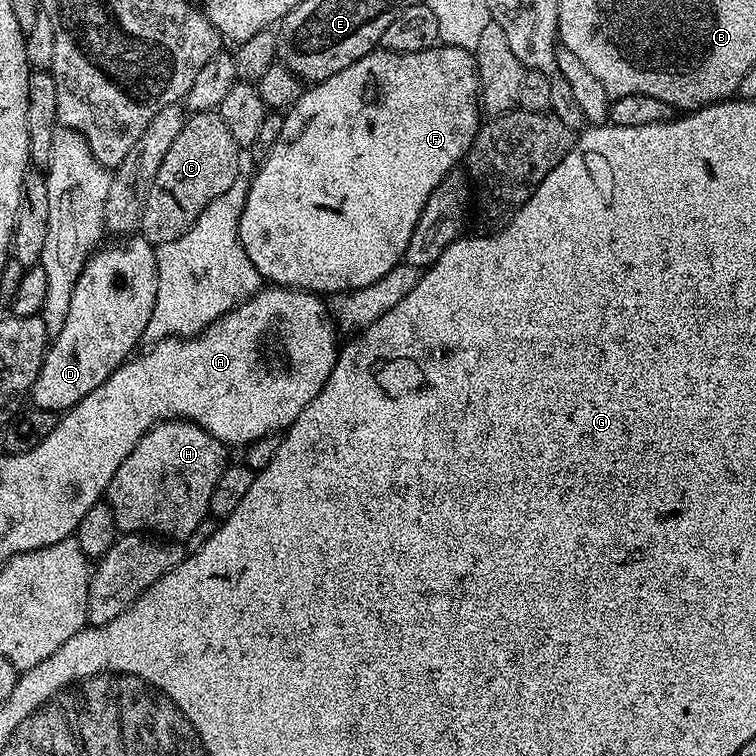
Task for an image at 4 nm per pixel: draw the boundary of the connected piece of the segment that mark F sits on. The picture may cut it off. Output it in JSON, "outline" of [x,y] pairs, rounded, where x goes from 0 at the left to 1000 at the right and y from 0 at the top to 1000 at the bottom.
{"outline":[[[583,57],[557,69],[499,66],[474,77],[474,82],[458,87],[458,93],[447,93],[447,98],[414,110],[397,126],[390,140],[380,144],[368,188],[353,197],[351,206],[354,208],[351,209],[344,229],[332,234],[325,272],[317,290],[317,319],[325,331],[325,341],[336,347],[341,362],[356,377],[390,381],[398,386],[454,389],[468,381],[489,378],[489,373],[500,373],[505,362],[516,362],[516,357],[521,357],[521,352],[536,343],[537,325],[542,325],[542,310],[548,310],[548,299],[553,299],[553,288],[569,257],[574,257],[574,251],[591,235],[593,229],[607,218],[603,216],[607,212],[610,216],[618,208],[636,163],[638,139],[630,75],[623,67],[606,61]]]}

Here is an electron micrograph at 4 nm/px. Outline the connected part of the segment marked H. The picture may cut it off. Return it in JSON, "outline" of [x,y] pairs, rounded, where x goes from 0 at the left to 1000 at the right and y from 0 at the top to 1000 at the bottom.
{"outline":[[[218,556],[205,561],[197,571],[167,601],[161,616],[151,622],[151,632],[140,652],[140,664],[151,680],[155,705],[205,706],[228,717],[243,717],[265,698],[270,687],[276,687],[278,653],[299,618],[299,589],[283,579],[267,563],[249,556]]]}

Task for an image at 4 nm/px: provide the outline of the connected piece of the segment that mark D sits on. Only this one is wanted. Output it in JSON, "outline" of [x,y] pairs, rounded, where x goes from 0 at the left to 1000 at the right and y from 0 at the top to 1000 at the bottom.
{"outline":[[[184,310],[165,316],[160,323],[164,323],[160,328],[134,327],[123,332],[111,349],[108,362],[98,378],[98,389],[93,389],[87,426],[82,426],[78,442],[67,446],[48,504],[42,507],[40,529],[46,538],[75,548],[89,545],[108,532],[119,516],[130,516],[130,511],[135,511],[135,505],[140,505],[140,500],[146,500],[146,495],[151,495],[151,489],[156,489],[181,464],[180,454],[190,450],[193,426],[198,426],[198,415],[204,415],[204,394],[209,394],[206,328]]]}

